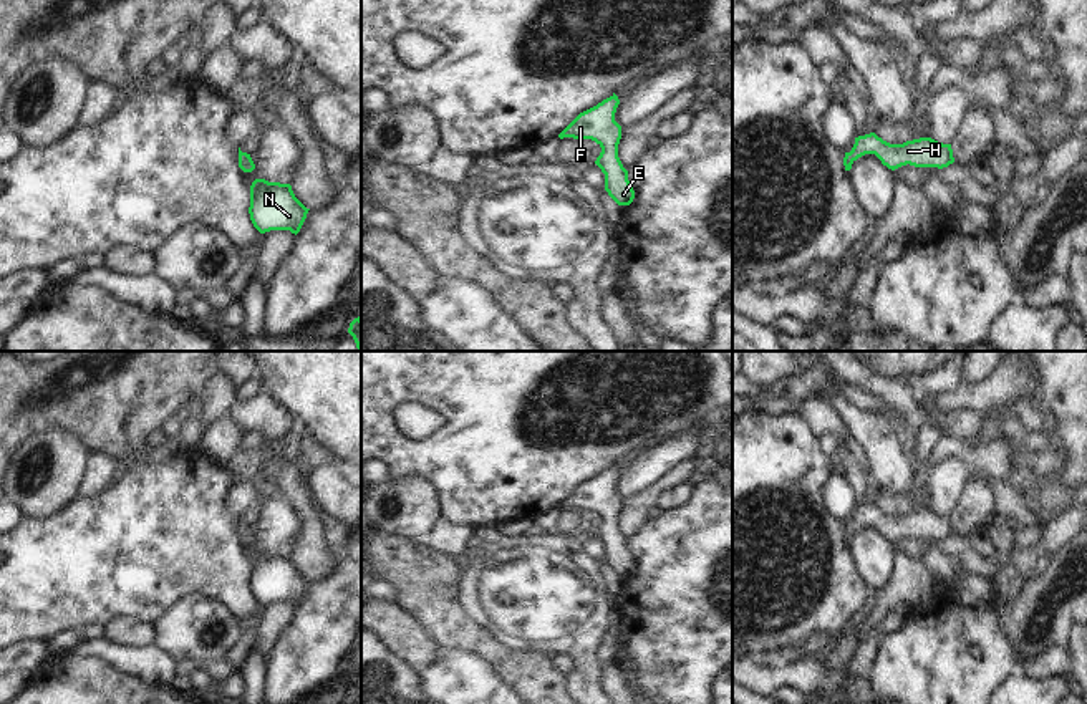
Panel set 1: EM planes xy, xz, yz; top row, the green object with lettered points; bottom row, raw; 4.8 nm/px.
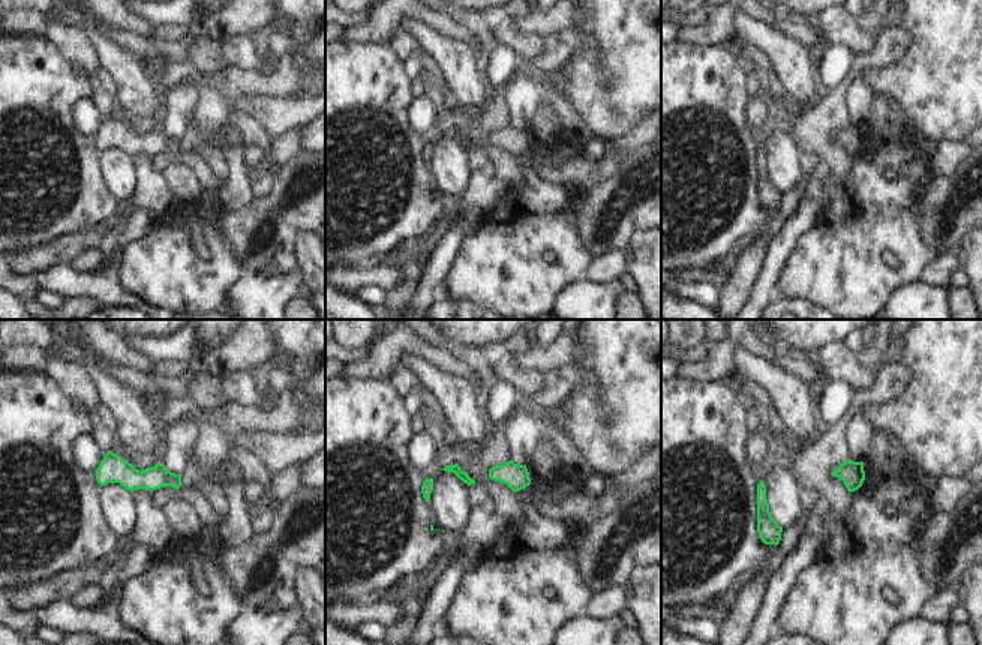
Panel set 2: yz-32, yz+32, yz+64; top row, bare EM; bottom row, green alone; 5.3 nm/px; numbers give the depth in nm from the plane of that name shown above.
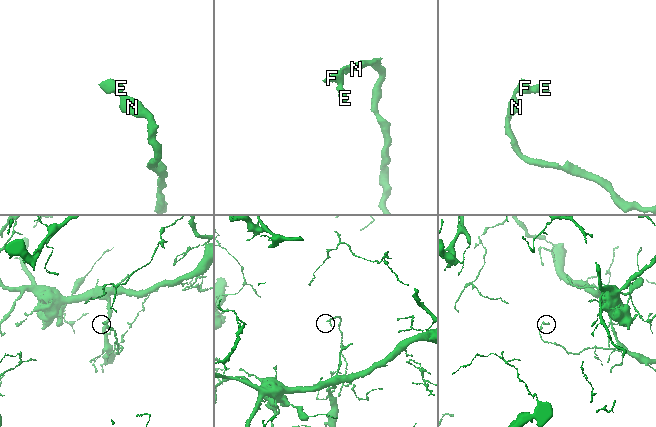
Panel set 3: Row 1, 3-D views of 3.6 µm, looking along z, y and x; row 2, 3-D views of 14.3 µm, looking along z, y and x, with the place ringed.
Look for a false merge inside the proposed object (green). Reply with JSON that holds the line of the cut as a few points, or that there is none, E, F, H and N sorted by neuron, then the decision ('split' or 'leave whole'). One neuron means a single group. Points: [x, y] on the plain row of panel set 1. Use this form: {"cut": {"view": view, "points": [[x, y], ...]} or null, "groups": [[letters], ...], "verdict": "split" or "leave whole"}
{"cut": null, "groups": [["E", "F", "H", "N"]], "verdict": "leave whole"}

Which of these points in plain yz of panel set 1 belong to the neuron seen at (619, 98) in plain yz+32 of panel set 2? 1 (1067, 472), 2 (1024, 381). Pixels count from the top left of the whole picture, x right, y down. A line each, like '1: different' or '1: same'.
1: same
2: different

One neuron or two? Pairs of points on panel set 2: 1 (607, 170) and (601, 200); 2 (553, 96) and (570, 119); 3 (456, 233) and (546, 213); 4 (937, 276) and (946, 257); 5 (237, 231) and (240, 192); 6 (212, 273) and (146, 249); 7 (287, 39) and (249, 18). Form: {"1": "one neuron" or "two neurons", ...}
{"1": "two neurons", "2": "one neuron", "3": "two neurons", "4": "one neuron", "5": "two neurons", "6": "one neuron", "7": "two neurons"}

